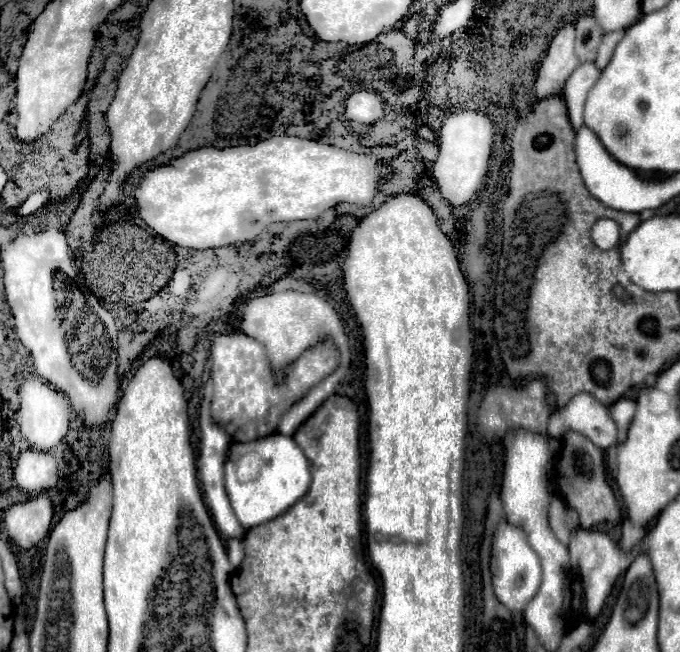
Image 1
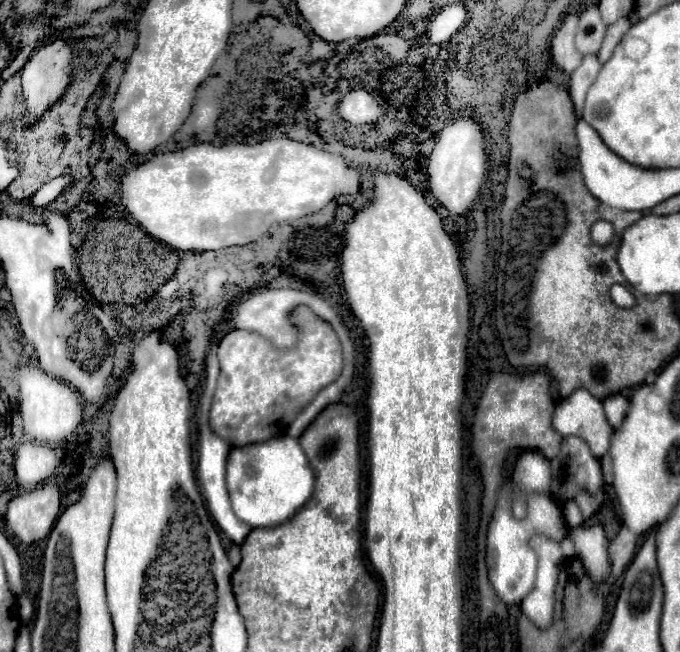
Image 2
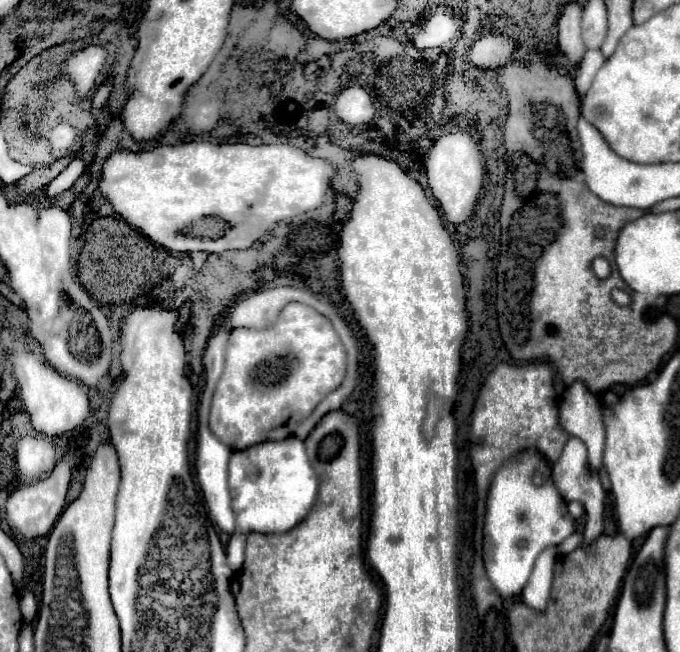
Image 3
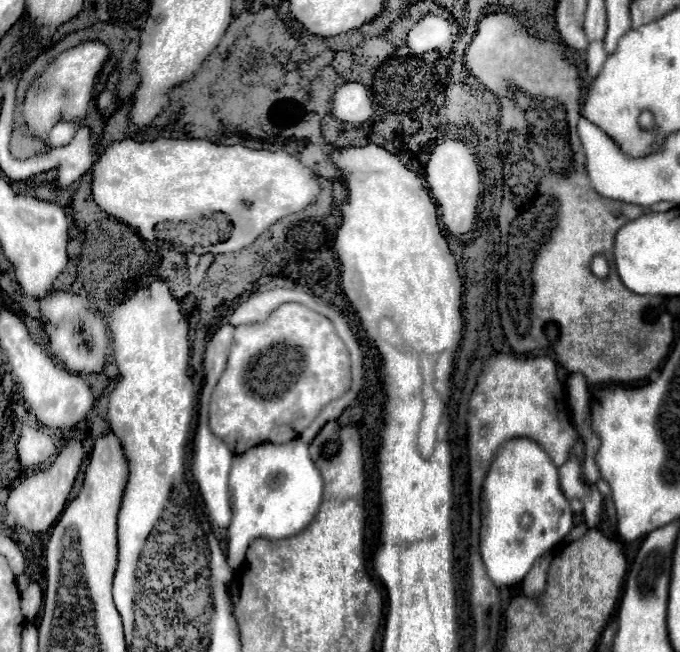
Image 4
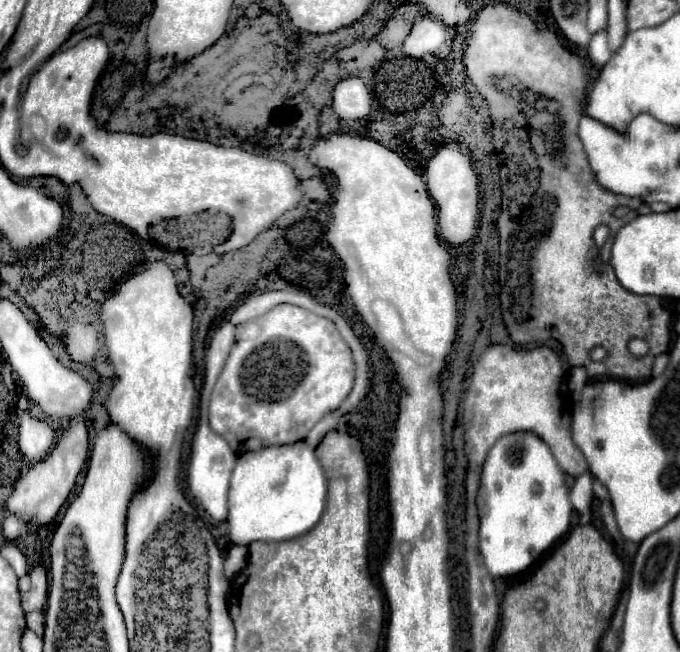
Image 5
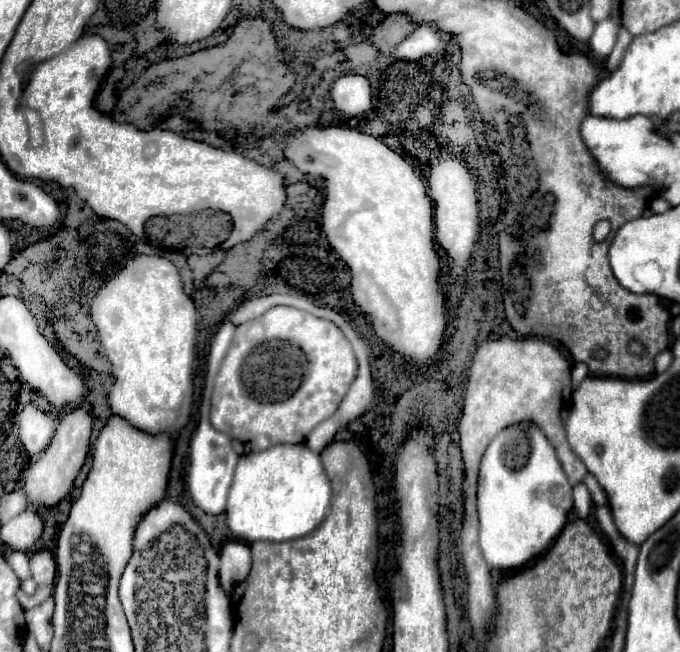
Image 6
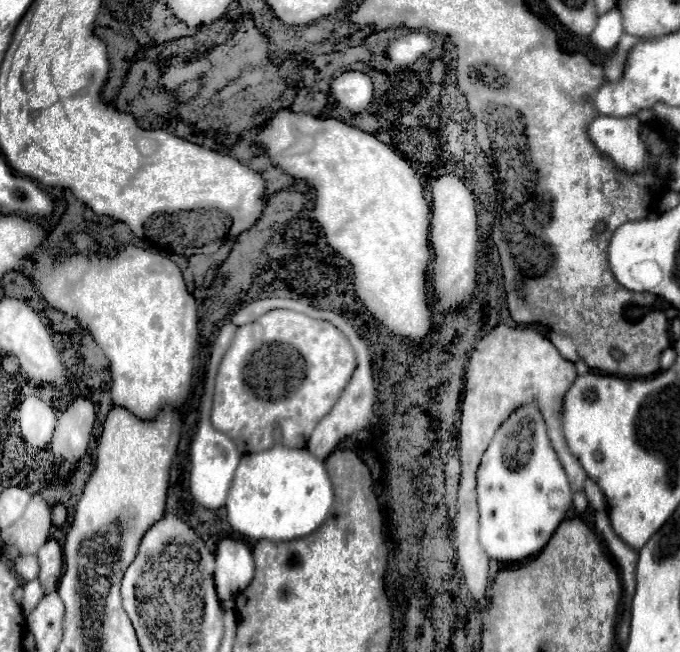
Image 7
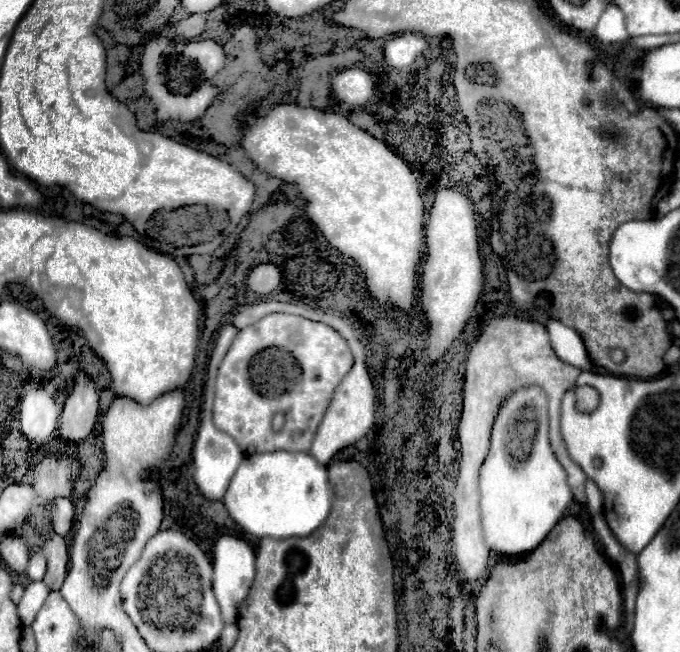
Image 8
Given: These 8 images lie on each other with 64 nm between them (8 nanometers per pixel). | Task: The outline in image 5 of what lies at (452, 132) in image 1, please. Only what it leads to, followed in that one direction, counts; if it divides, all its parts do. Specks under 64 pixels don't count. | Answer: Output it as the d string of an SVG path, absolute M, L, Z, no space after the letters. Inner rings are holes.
M442 148L430 162L426 172L426 184L432 200L438 208L438 228L440 236L450 246L466 244L476 232L476 214L478 214L478 182L476 174L460 150Z

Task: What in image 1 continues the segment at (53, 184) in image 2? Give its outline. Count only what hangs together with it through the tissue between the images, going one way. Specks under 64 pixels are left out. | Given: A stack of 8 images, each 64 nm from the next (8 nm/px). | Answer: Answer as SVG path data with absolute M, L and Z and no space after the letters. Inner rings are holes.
M46 188L32 194L24 203L18 207L17 215L25 216L35 212L44 206L50 199L50 191Z

